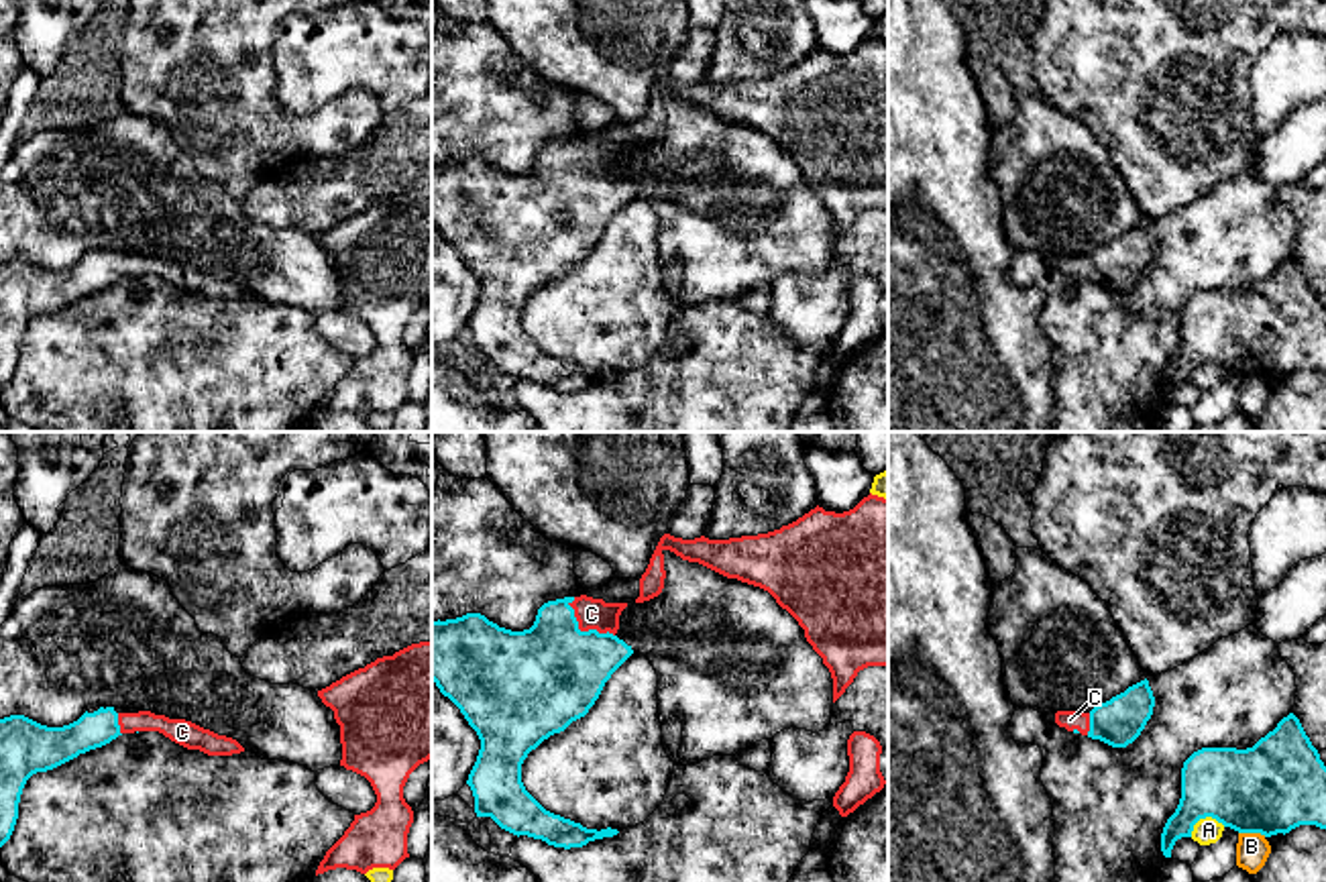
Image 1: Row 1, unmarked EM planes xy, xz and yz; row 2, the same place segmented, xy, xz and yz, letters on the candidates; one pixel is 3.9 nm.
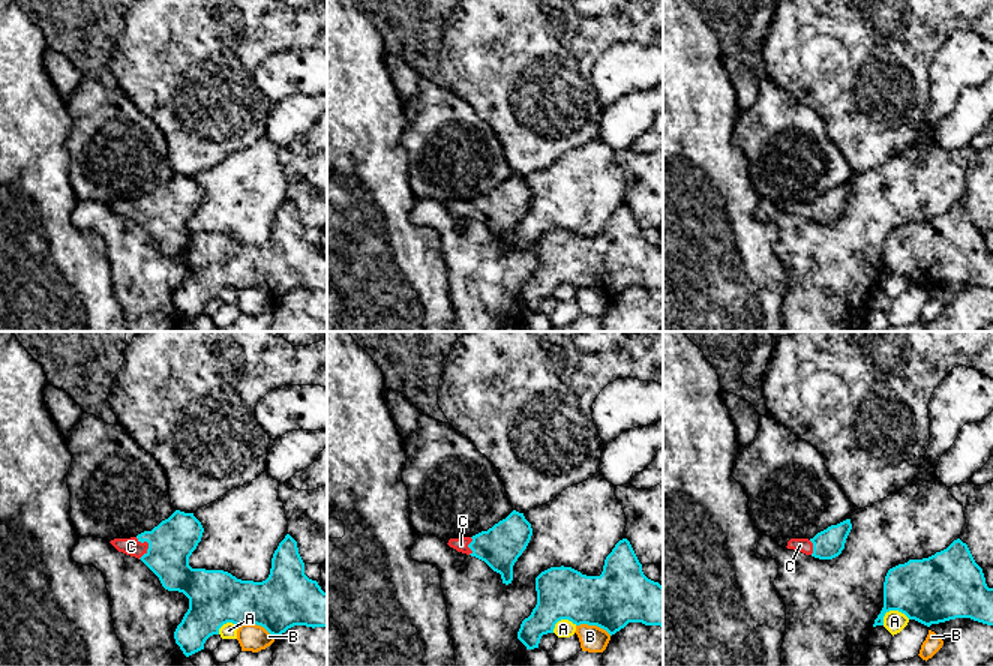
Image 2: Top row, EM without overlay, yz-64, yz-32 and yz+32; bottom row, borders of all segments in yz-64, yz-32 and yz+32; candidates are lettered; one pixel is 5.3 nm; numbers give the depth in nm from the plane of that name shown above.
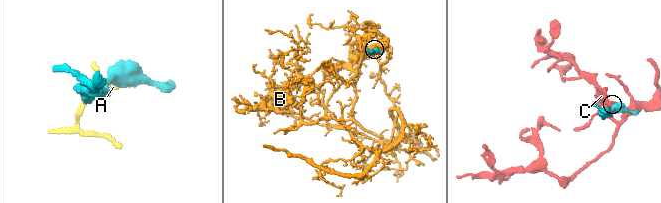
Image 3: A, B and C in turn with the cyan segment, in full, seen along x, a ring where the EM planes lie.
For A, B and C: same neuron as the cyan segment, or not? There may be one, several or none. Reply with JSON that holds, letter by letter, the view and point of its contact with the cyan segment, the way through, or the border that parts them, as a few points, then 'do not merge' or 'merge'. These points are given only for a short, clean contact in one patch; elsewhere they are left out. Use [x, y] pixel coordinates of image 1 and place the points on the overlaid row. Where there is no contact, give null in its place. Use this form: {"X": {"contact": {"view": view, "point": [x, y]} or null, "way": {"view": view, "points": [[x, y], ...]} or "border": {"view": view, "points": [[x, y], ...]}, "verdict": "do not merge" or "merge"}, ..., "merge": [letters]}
{"A": {"contact": {"view": "yz", "point": [1204, 817]}, "verdict": "do not merge"}, "B": {"contact": {"view": "yz", "point": [1253, 832]}, "border": {"view": "yz", "points": [[1239, 832], [1259, 832], [1265, 836]]}, "verdict": "do not merge"}, "C": {"contact": {"view": "xz", "point": [585, 632]}, "way": {"view": "xz", "points": [[542, 679], [585, 632], [591, 614]]}, "verdict": "merge"}, "merge": ["C"]}

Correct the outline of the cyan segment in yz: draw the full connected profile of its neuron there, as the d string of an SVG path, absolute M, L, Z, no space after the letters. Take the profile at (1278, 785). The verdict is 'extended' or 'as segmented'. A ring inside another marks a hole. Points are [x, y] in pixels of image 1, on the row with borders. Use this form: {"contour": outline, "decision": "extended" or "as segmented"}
{"contour": "M1293 713L1253 748L1202 748L1183 762L1181 798L1161 833L1163 856L1171 858L1175 841L1192 837L1194 825L1206 817L1265 837L1285 835L1300 825L1326 829L1326 766Z", "decision": "as segmented"}

